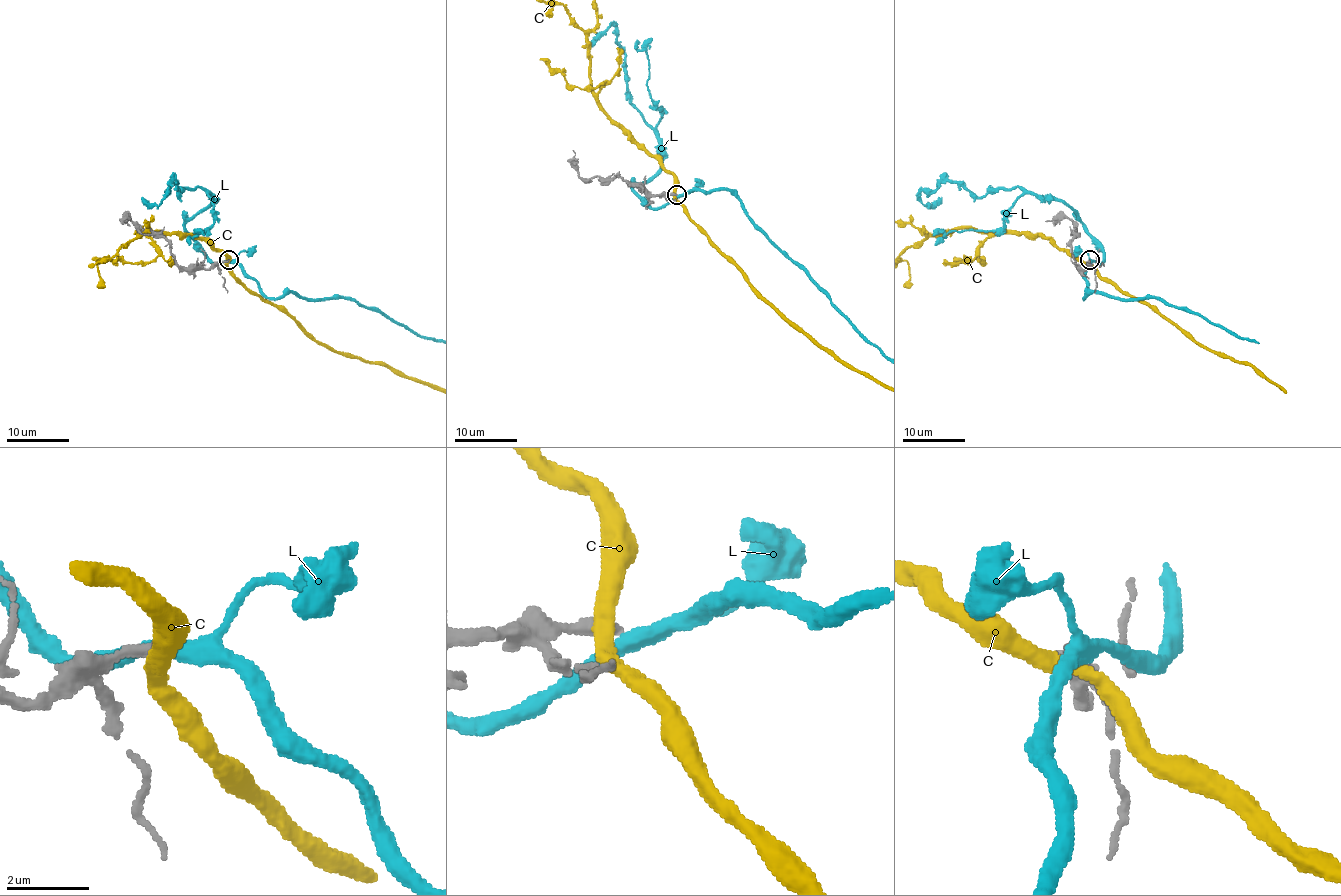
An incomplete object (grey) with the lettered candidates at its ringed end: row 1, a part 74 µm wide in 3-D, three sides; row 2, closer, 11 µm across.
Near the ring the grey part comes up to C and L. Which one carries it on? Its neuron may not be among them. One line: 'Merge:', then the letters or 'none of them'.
Merge: none of them

